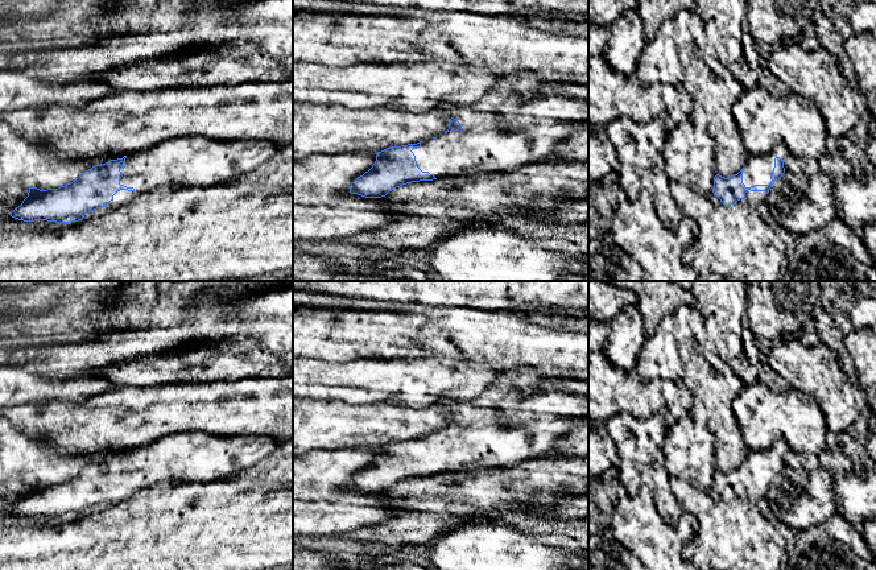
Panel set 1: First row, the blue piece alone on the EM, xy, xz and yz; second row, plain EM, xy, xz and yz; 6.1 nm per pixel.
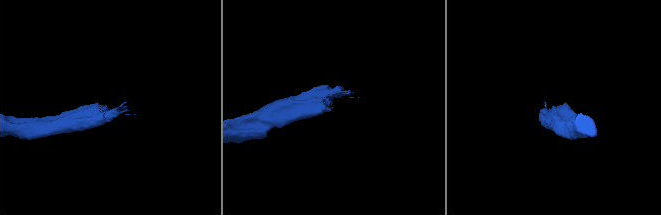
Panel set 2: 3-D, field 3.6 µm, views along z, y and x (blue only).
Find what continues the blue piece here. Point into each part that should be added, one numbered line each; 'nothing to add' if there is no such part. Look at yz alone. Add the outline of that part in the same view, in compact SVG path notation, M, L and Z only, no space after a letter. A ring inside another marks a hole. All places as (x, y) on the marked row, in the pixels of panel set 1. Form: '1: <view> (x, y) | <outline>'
1: yz (757, 170) | M773 148L773 150L765 156L749 156L748 161L743 166L743 183L745 187L770 185L774 158L780 157L781 160L785 160L788 156L789 152L784 152L778 148Z

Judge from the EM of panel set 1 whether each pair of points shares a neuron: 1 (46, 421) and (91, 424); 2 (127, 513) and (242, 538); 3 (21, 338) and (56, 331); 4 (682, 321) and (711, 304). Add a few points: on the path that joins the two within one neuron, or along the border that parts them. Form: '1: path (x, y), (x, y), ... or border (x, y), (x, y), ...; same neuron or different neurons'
1: path (57, 422), (81, 424); same neuron
2: path (156, 531), (213, 531); same neuron
3: path (29, 331), (48, 331); same neuron
4: border (697, 308), (703, 319), (705, 333); different neurons

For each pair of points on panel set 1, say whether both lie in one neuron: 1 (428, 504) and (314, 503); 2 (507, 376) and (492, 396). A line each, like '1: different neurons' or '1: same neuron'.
1: different neurons
2: same neuron

